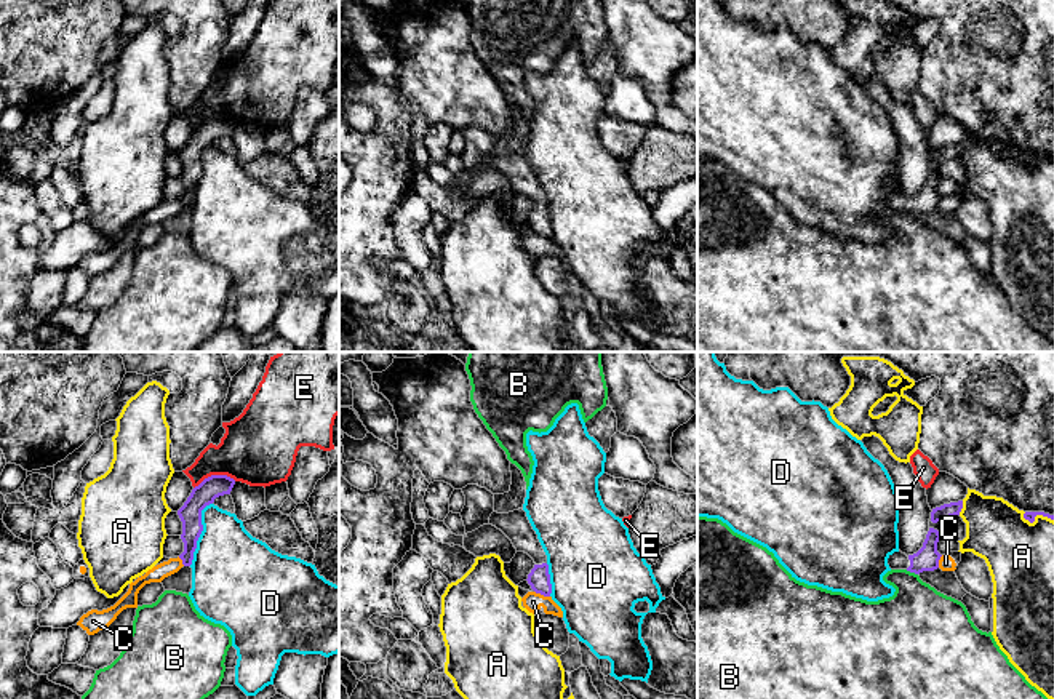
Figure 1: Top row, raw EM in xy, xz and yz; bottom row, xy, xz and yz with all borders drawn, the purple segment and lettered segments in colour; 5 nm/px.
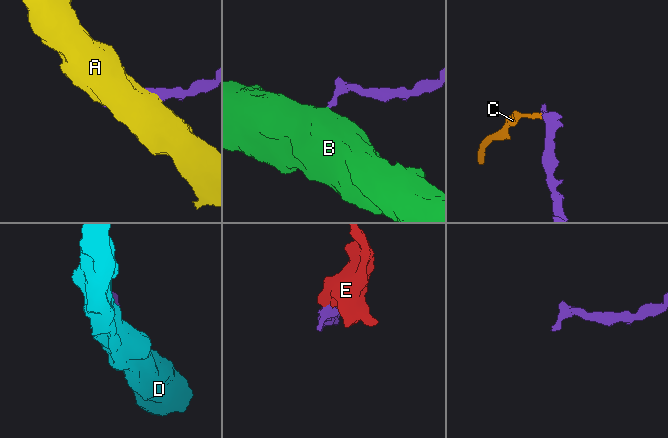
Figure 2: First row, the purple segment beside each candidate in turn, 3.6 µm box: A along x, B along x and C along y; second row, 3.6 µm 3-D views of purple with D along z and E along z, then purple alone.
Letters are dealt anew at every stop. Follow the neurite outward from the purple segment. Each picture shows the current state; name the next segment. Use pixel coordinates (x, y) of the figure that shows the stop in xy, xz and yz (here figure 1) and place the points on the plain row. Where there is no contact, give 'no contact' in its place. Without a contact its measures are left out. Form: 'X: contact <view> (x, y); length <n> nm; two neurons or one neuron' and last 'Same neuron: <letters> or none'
A: contact yz (962, 149); length 80 nm; two neurons
B: contact yz (912, 213); length 70 nm; two neurons
C: contact xz (542, 235); length 90 nm; two neurons
D: contact xy (200, 175); length 340 nm; two neurons
E: contact xy (215, 117); length 220 nm; two neurons
Same neuron: none

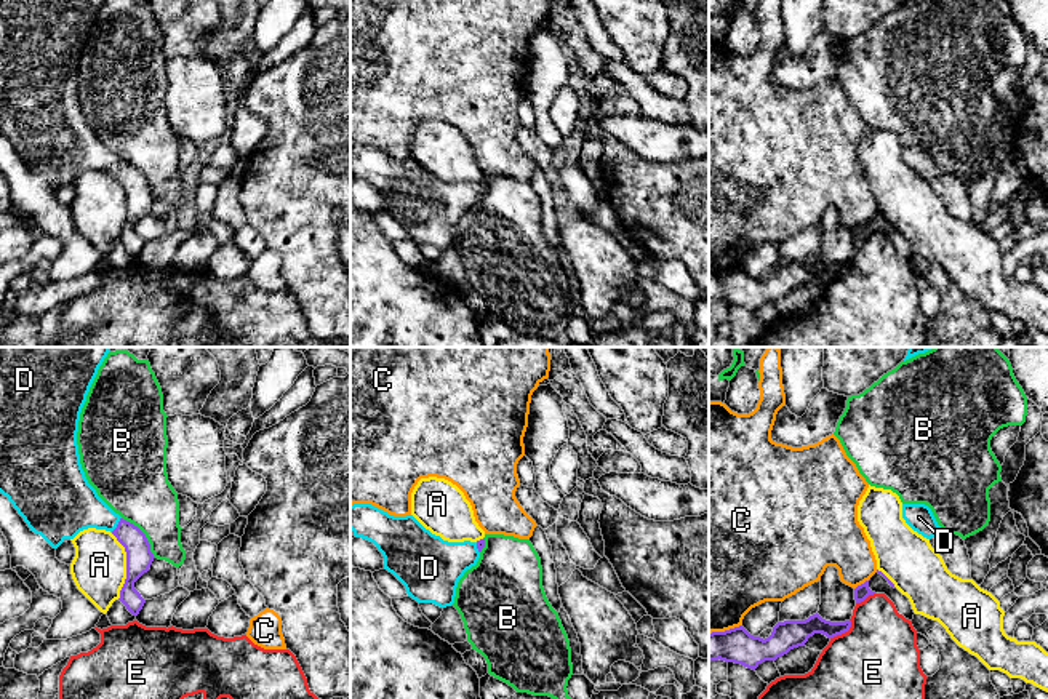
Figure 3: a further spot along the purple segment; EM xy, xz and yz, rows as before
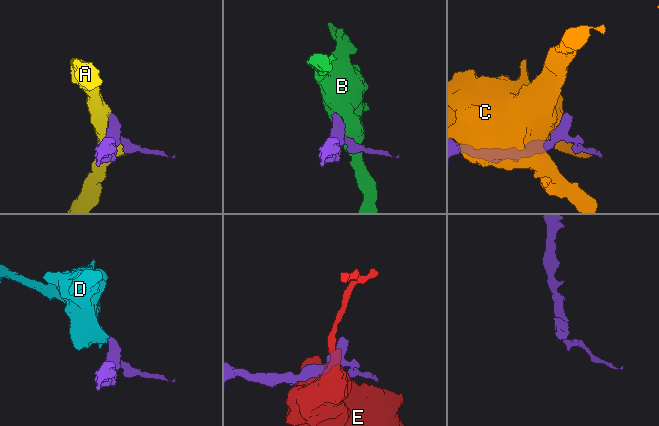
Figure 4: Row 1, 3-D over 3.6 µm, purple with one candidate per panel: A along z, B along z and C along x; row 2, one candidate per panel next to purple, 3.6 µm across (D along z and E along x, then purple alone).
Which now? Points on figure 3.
A: contact xy (127, 208); length 340 nm; two neurons
B: contact xy (144, 176); length 260 nm; two neurons
C: contact yz (861, 226); length 100 nm; two neurons
D: contact xy (117, 167); length 90 nm; one neuron
E: contact yz (844, 274); length 140 nm; two neurons
Same neuron: D

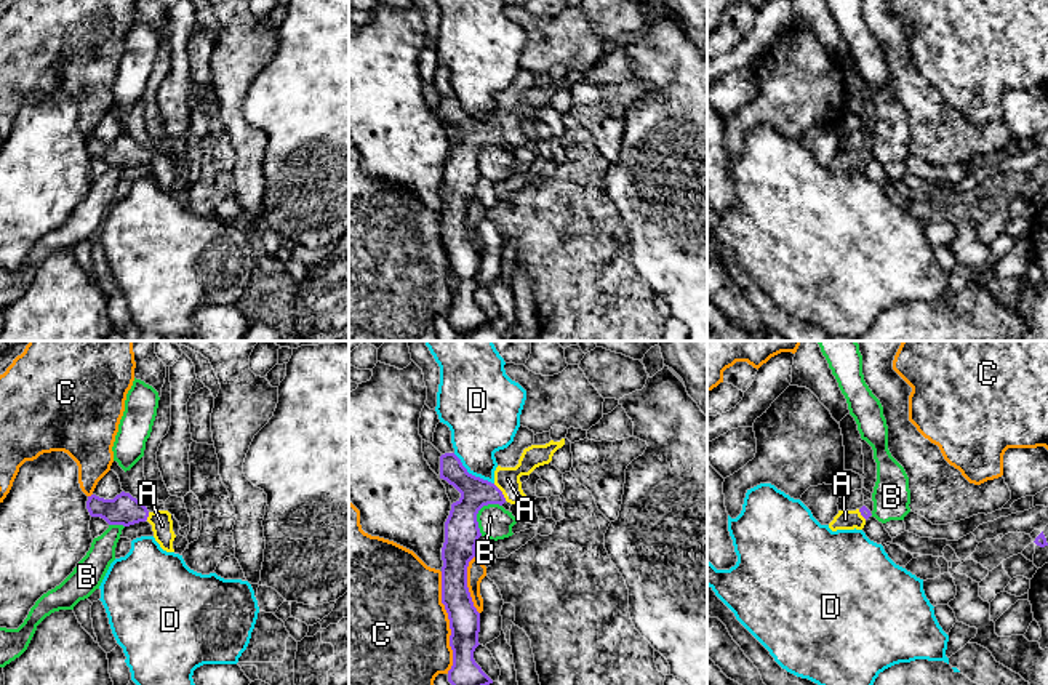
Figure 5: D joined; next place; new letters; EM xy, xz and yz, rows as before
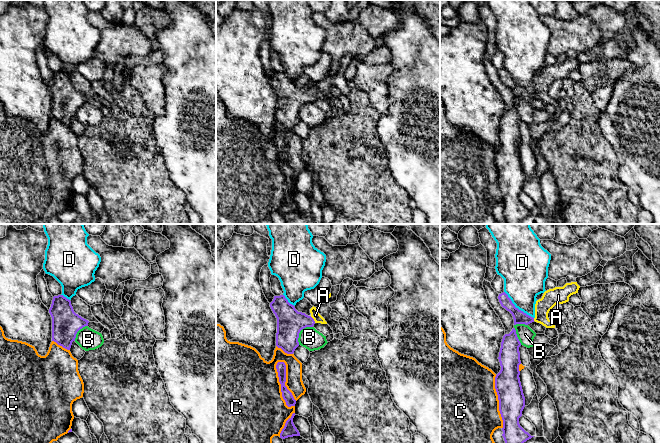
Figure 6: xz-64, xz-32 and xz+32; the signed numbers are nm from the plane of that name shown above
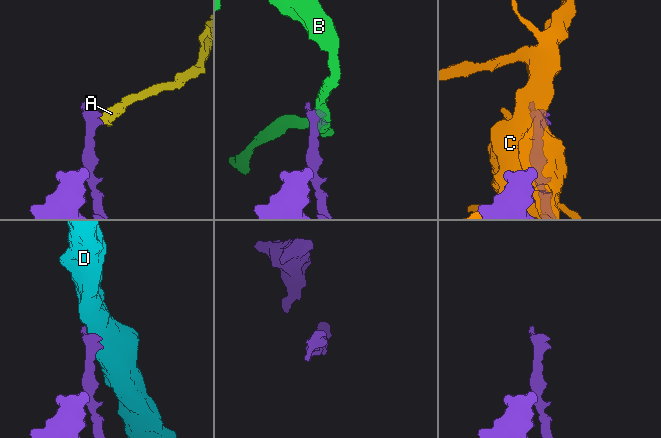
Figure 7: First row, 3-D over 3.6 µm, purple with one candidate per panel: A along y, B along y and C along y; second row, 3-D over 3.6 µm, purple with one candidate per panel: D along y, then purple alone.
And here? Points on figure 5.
A: contact xz (501, 133); length 110 nm; one neuron
B: contact xz (477, 154); length 190 nm; two neurons
C: contact xz (450, 264); length 500 nm; two neurons
D: contact xz (471, 116); length 260 nm; two neurons
Same neuron: A

